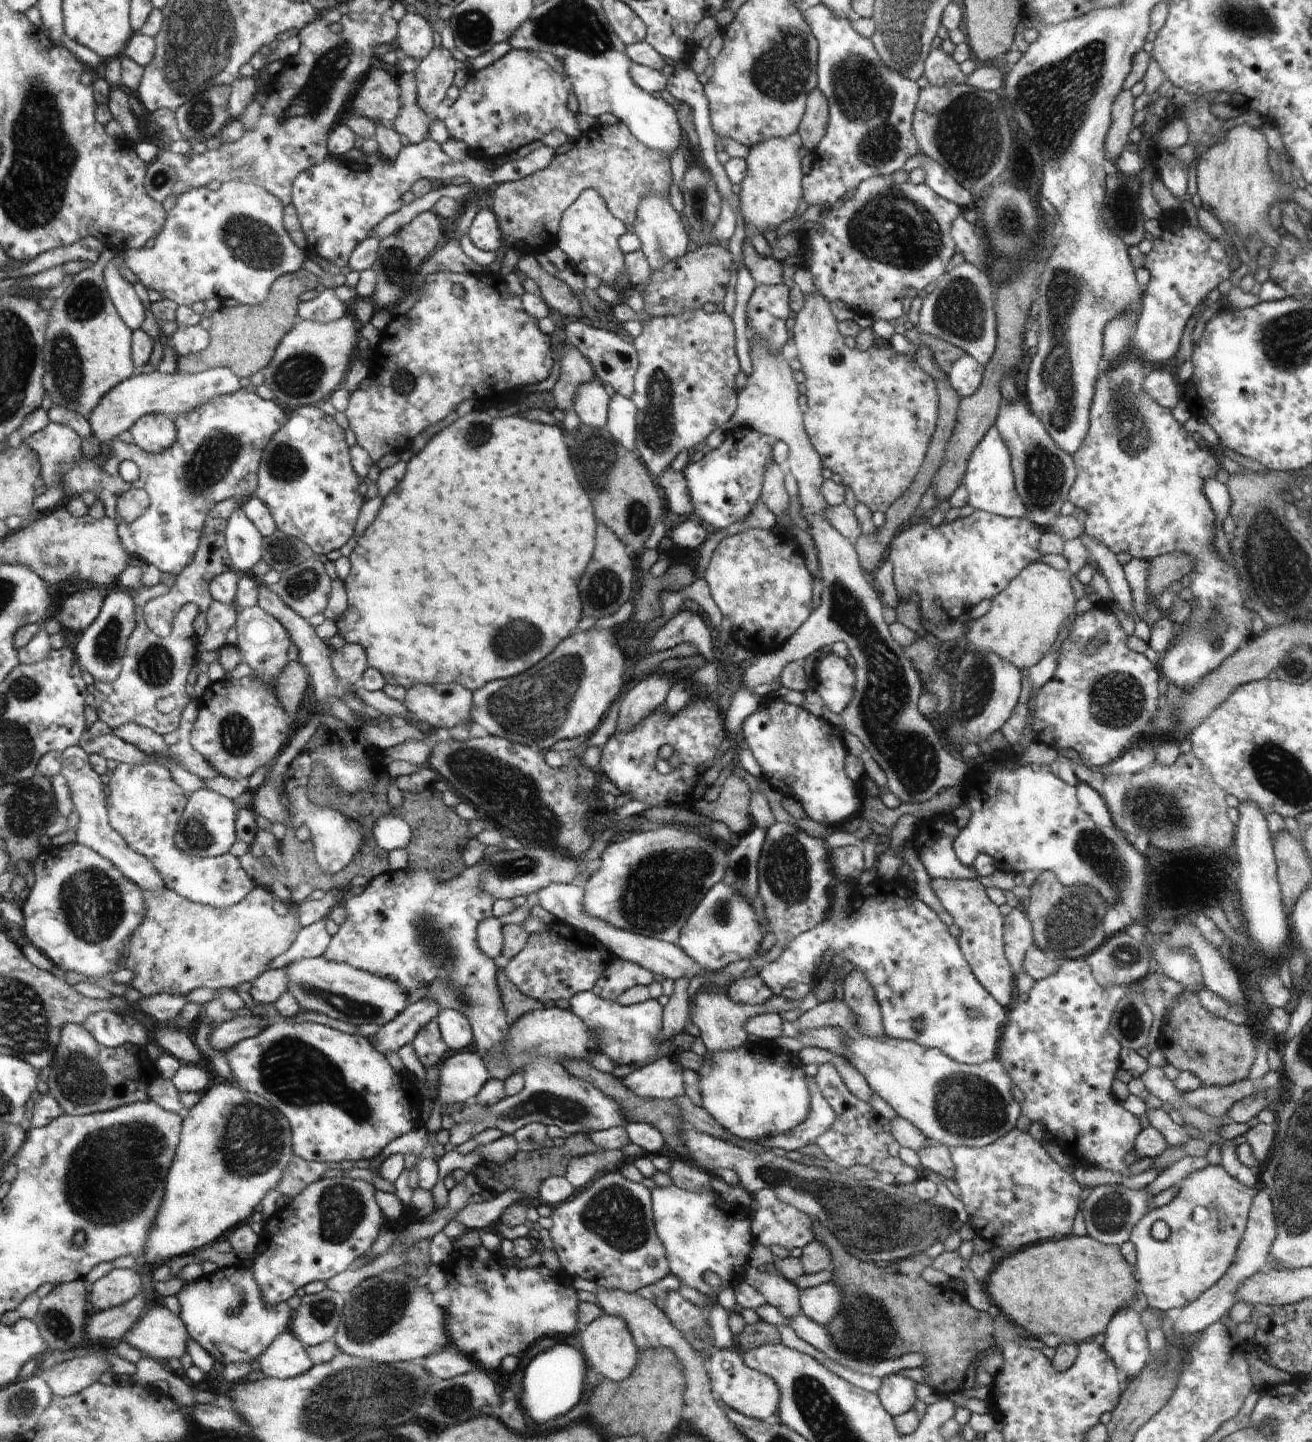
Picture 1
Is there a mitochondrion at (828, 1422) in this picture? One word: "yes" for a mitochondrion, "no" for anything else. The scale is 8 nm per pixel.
yes

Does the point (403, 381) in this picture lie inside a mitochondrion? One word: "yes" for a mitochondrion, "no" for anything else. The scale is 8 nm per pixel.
yes

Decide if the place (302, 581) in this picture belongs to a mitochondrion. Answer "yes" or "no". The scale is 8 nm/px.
yes

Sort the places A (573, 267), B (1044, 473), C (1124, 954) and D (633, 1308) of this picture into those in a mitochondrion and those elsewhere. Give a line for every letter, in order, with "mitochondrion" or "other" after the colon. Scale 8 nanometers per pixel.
A: other
B: mitochondrion
C: mitochondrion
D: other

